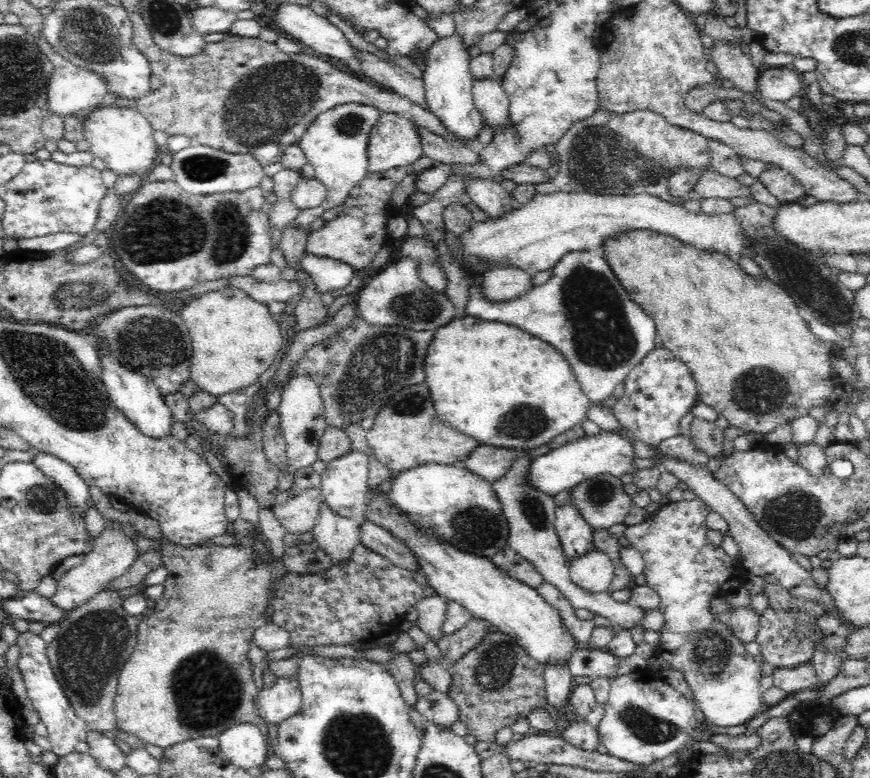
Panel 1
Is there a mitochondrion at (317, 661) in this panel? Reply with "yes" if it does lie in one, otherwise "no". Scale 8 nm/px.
no

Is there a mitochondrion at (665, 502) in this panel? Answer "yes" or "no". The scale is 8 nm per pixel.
no

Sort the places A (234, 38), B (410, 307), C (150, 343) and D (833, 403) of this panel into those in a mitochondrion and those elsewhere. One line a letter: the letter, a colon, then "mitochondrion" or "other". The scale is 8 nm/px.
A: other
B: mitochondrion
C: mitochondrion
D: other

